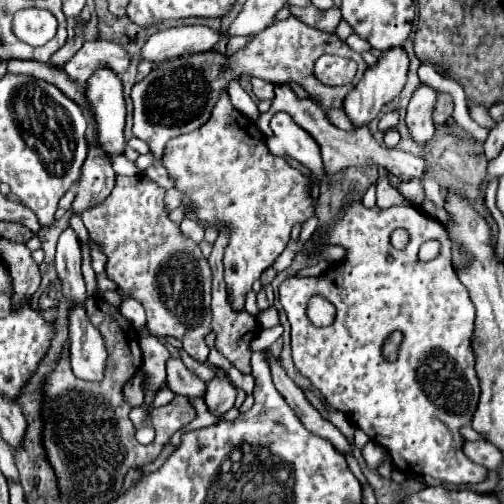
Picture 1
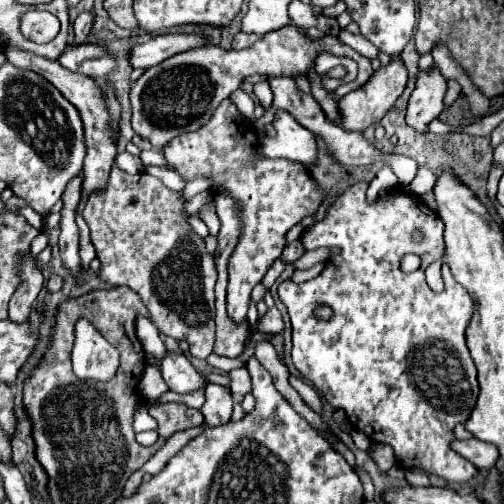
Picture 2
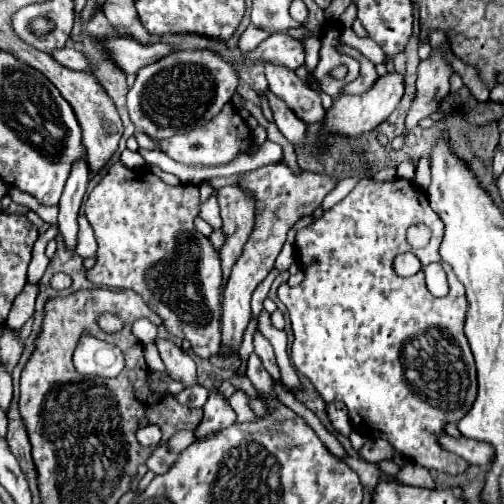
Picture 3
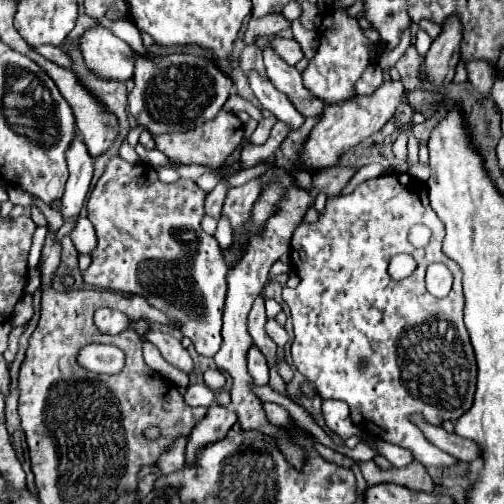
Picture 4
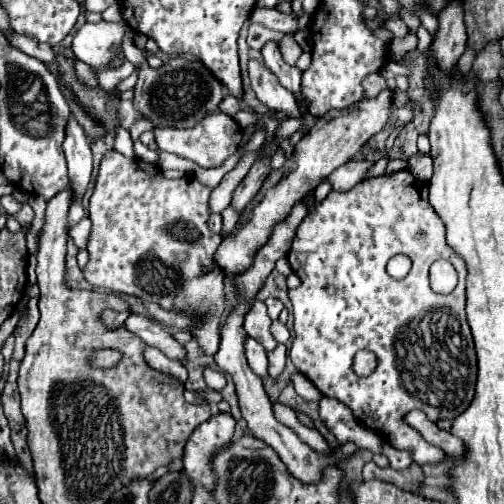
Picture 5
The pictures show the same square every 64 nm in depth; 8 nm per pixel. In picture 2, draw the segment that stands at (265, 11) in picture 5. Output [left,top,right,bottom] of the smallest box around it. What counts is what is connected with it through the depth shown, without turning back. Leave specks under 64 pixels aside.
[232,32,260,50]

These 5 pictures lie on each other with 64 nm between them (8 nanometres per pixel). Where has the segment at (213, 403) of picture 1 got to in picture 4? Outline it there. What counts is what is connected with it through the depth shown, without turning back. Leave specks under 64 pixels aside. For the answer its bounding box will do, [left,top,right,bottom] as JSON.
[186,402,236,460]

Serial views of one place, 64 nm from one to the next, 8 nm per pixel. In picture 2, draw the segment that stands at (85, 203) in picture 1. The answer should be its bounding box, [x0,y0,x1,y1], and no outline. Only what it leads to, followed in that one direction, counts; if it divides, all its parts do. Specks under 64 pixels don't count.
[4,48,116,198]

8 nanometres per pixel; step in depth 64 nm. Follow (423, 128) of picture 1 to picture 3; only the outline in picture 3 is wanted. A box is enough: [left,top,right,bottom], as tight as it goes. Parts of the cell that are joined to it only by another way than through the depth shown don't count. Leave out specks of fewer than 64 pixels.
[406,52,452,126]

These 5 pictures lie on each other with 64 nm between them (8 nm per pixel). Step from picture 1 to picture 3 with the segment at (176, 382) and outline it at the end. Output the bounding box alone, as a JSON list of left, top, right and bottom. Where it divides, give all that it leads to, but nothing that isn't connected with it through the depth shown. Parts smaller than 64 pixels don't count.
[156,340,198,388]

